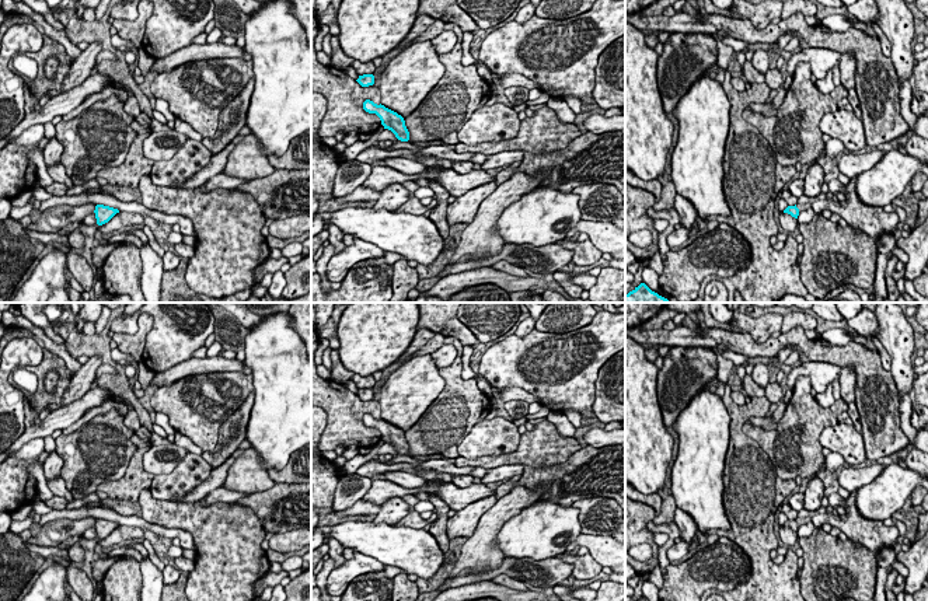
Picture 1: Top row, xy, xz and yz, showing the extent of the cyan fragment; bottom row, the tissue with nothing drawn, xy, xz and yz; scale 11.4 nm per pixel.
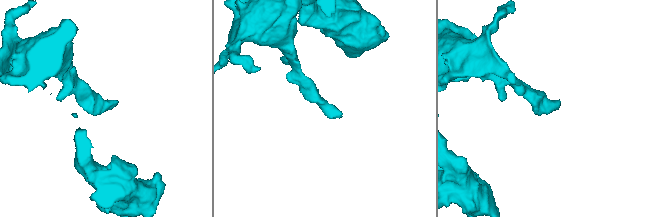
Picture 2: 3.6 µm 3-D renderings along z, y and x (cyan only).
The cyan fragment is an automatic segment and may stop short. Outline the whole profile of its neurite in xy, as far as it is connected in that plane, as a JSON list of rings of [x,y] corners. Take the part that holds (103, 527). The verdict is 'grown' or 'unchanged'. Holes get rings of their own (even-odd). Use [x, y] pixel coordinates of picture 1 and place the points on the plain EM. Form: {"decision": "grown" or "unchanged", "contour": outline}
{"decision": "unchanged", "contour": [[[97,518],[94,527],[95,527],[97,538],[102,539],[108,537],[116,527],[119,527],[119,524],[109,520]]]}

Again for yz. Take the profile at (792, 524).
{"decision": "grown", "contour": [[[857,490],[851,492],[849,496],[844,499],[844,503],[847,504],[844,516],[835,517],[828,513],[826,507],[813,511],[802,509],[798,513],[798,517],[795,520],[788,520],[784,527],[798,532],[799,527],[806,523],[813,523],[814,527],[830,524],[840,528],[848,539],[859,542],[875,556],[882,548],[894,548],[896,541],[900,537],[897,527],[886,527],[883,521],[862,517],[857,509],[855,496]]]}

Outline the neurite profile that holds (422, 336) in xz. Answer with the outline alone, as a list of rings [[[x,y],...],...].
[[[426,328],[418,329],[409,347],[402,353],[402,356],[397,361],[405,361],[416,350],[419,350],[422,346],[425,346],[435,335],[436,335],[436,332],[433,332],[430,329],[426,329]]]

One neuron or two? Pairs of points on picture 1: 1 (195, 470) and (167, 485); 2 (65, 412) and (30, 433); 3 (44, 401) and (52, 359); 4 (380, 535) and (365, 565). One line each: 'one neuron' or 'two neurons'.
1: one neuron
2: one neuron
3: one neuron
4: two neurons

